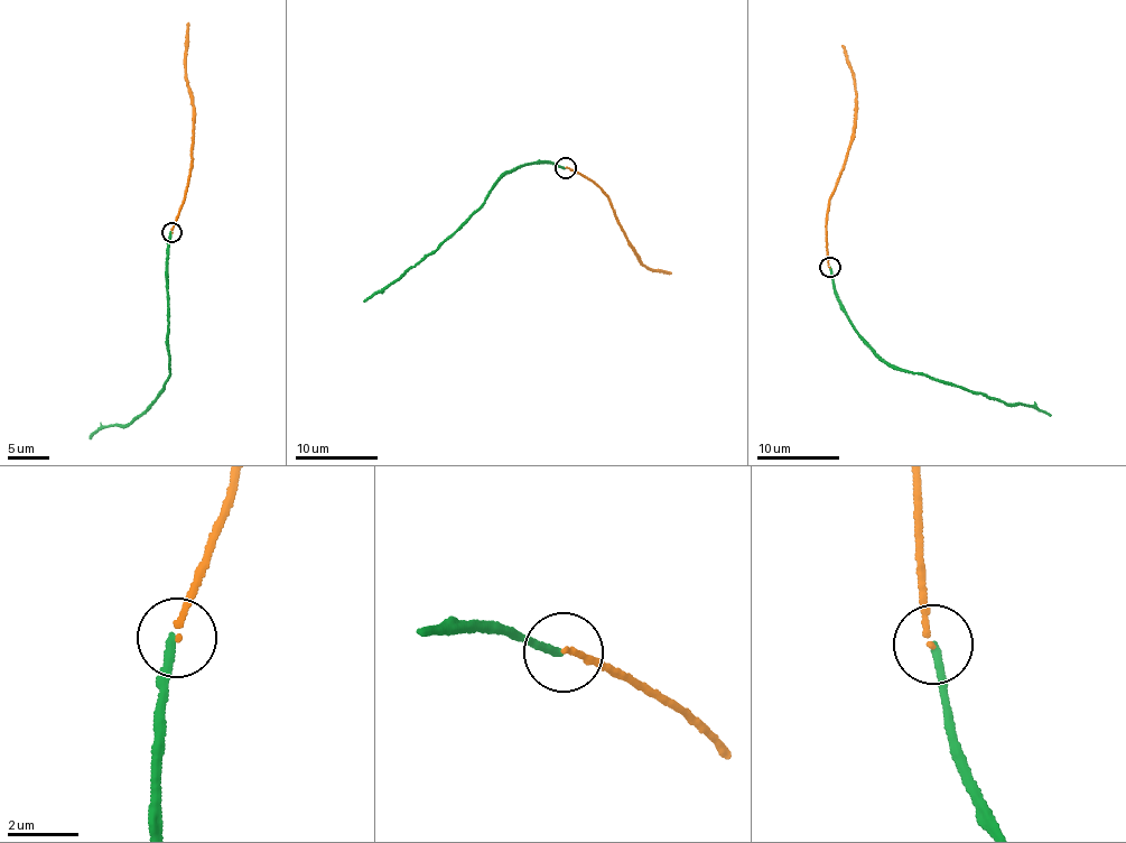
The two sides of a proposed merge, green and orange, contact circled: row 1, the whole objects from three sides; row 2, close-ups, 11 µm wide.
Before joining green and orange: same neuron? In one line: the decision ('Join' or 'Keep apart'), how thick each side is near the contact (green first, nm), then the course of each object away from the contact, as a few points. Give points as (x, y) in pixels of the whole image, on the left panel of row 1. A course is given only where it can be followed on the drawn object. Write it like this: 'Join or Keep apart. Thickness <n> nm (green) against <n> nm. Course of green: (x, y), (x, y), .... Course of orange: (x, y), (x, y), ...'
Keep apart. Thickness 240 nm (green) against 150 nm. Course of green: (171, 232), (165, 276), (168, 374), (143, 411), (123, 425), (96, 431), (89, 438). Course of orange: (171, 232), (175, 216), (184, 200), (189, 168), (193, 108), (186, 62), (188, 22)

